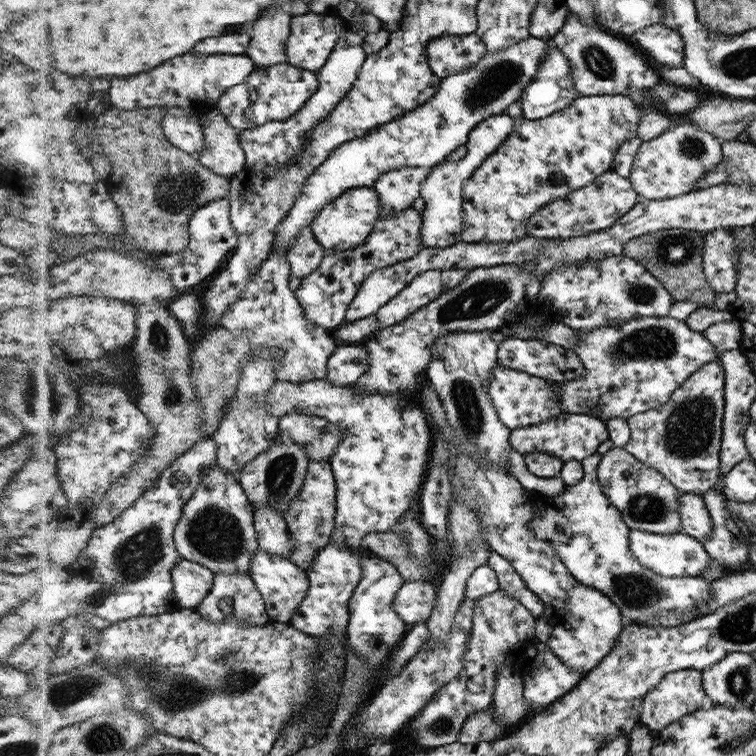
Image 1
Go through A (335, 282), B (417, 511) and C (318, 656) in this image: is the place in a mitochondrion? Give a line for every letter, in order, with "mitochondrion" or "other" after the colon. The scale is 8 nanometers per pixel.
A: mitochondrion
B: other
C: other

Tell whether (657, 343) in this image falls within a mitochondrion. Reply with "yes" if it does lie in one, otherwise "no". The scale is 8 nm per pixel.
yes

